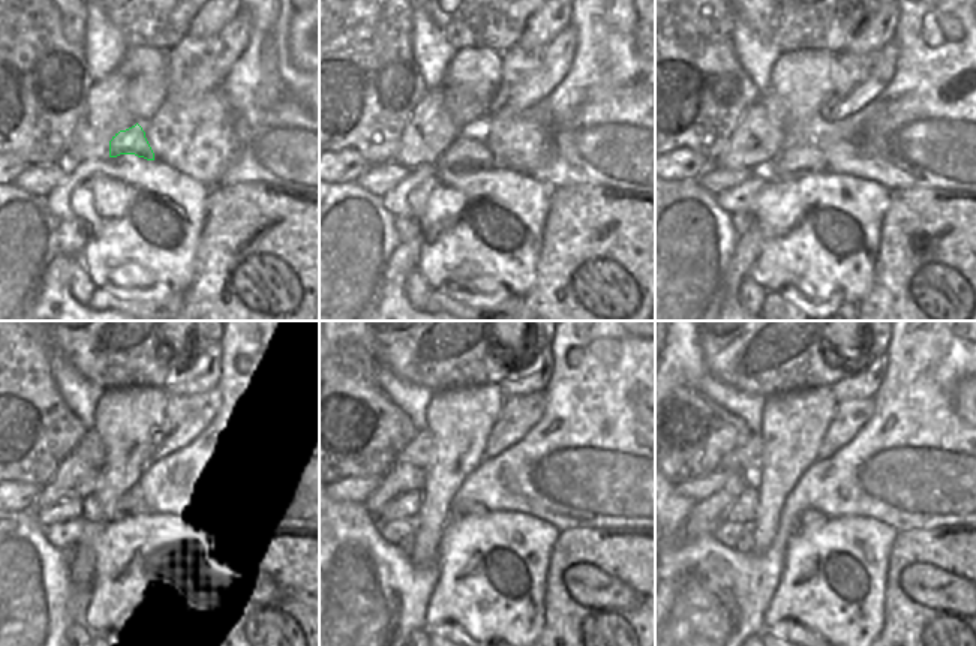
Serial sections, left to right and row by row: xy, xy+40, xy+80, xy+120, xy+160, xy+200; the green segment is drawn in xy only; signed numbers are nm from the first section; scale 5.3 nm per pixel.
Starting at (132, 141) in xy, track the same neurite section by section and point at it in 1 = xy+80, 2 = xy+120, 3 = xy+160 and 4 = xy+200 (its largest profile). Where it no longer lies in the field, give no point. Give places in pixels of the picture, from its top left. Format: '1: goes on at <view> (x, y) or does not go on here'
1: goes on at xy+80 (805, 158)
2: goes on at xy+120 (132, 502)
3: goes on at xy+160 (462, 510)
4: goes on at xy+200 (810, 519)

